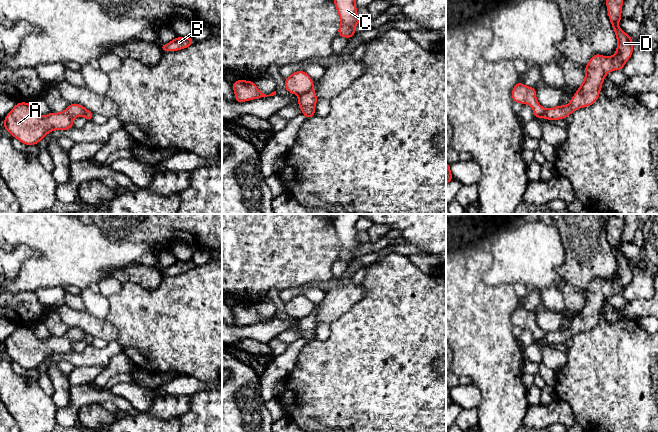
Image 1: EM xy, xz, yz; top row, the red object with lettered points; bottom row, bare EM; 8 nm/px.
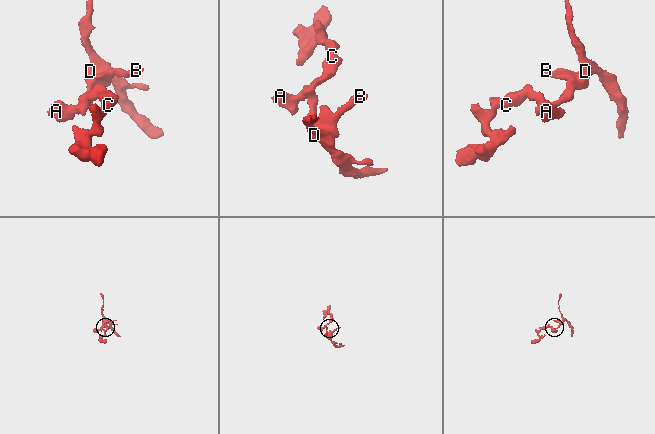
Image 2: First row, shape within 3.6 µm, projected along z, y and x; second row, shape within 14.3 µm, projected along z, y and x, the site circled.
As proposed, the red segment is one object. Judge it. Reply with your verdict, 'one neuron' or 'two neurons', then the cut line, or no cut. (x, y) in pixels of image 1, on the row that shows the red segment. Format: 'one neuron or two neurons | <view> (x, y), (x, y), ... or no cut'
two neurons | xz (312, 87), (300, 94)

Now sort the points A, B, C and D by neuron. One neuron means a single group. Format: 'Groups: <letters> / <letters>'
Groups: A C / B D

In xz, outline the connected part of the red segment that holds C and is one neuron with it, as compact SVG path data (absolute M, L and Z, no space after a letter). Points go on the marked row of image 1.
M333 0L340 18L338 29L339 37L351 38L355 32L356 25L361 21L357 16L355 0Z

